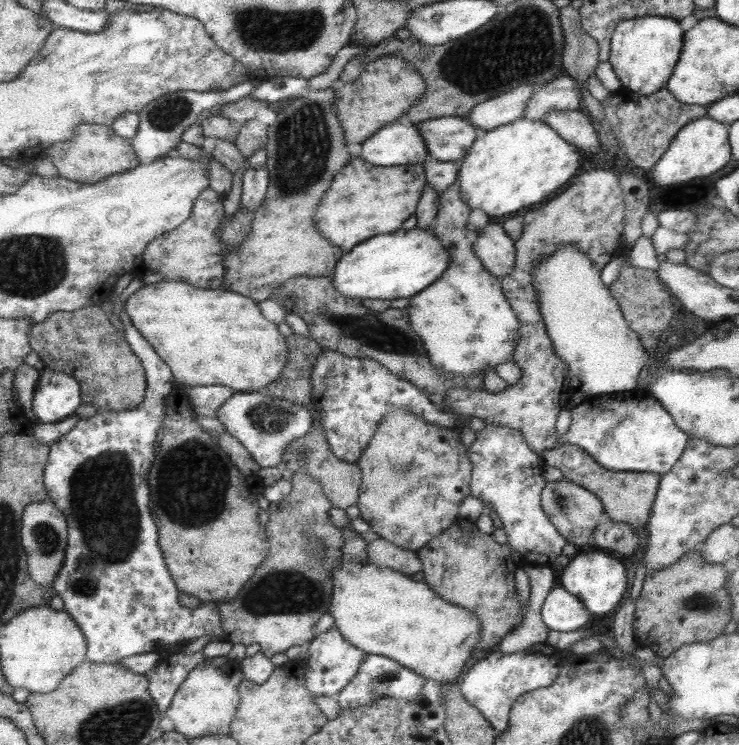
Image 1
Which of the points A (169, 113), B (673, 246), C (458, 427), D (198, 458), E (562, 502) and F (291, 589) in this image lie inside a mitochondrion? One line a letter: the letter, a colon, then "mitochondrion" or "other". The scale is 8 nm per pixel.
A: mitochondrion
B: other
C: other
D: mitochondrion
E: mitochondrion
F: mitochondrion

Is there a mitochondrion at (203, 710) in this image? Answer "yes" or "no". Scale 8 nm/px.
no

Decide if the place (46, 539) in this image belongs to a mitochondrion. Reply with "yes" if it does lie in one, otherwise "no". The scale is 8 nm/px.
yes

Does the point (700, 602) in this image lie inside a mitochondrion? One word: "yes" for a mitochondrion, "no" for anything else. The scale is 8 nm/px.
yes

